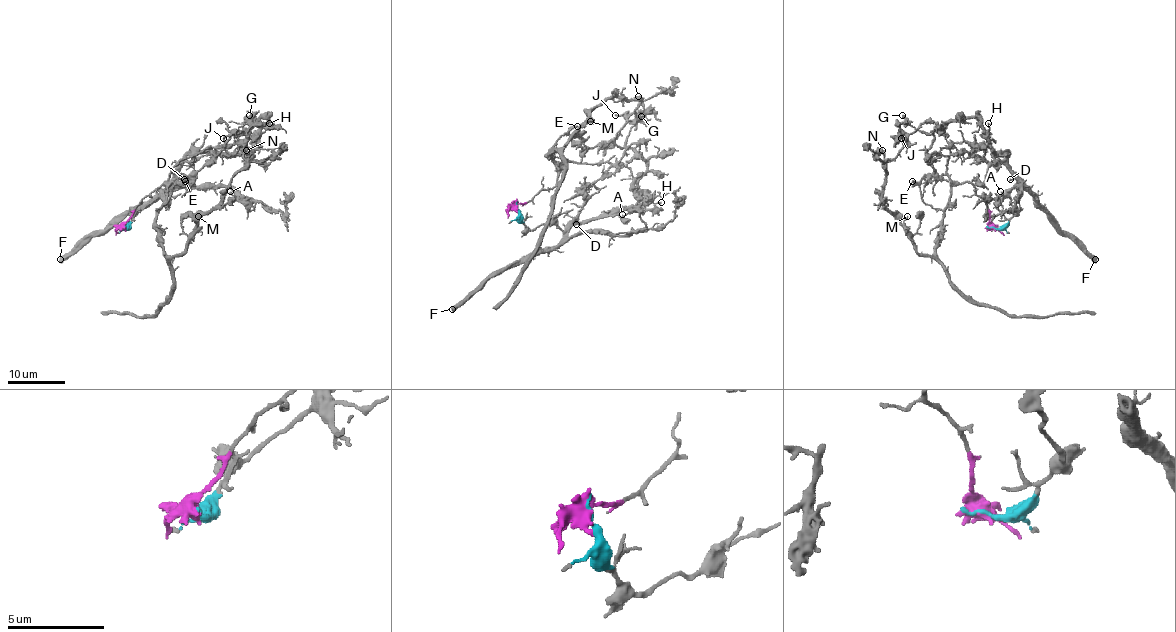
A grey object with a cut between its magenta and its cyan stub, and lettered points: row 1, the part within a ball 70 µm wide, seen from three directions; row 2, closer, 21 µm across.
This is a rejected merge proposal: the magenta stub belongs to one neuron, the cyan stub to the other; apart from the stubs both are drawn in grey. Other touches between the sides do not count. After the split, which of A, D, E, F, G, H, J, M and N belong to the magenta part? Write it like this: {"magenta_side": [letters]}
{"magenta_side": ["E", "G", "J", "M", "N"]}

